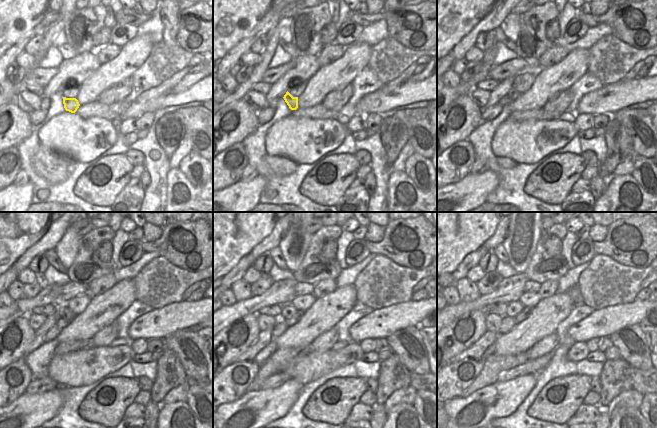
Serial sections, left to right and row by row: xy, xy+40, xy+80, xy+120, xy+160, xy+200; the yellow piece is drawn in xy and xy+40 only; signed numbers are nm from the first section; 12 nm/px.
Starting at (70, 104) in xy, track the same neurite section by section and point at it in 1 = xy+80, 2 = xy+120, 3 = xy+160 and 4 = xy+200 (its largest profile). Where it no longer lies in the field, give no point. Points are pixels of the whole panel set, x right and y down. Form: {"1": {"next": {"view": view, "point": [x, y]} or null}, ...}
{"1": {"next": {"view": "xy+80", "point": [512, 94]}}, "2": {"next": {"view": "xy+120", "point": [64, 312]}}, "3": {"next": {"view": "xy+160", "point": [289, 310]}}, "4": {"next": {"view": "xy+200", "point": [514, 308]}}}

